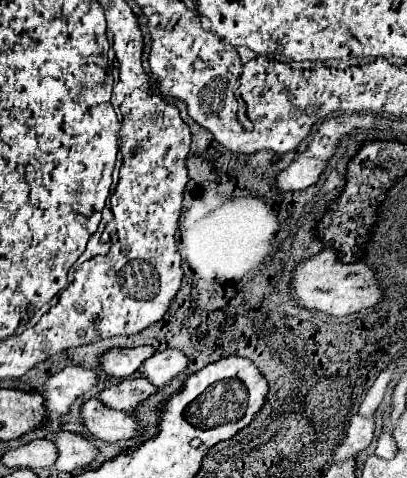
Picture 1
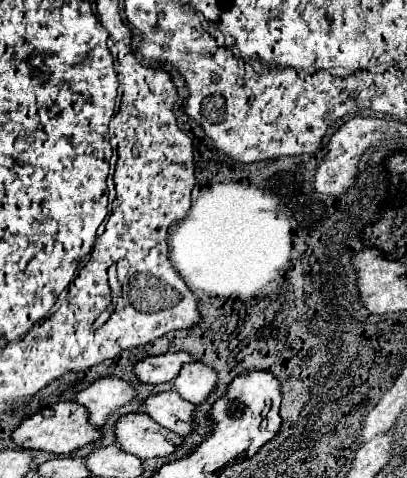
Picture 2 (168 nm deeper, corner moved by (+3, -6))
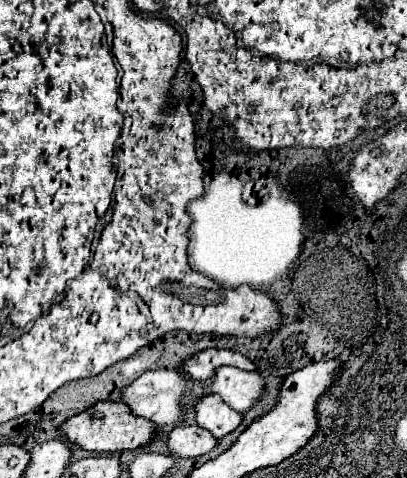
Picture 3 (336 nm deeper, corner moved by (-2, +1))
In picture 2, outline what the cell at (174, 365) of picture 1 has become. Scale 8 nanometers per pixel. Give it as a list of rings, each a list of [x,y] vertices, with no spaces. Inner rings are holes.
[[[187,363],[179,377],[173,381],[175,391],[185,397],[187,401],[199,405],[203,403],[217,387],[217,373],[215,369],[207,367],[205,363]]]

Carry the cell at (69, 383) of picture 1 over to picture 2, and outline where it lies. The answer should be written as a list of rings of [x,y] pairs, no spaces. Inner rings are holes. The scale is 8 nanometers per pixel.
[[[105,377],[105,379],[95,381],[87,389],[79,391],[75,395],[75,401],[79,405],[87,407],[91,423],[97,423],[99,427],[103,427],[111,419],[111,415],[119,407],[127,405],[135,395],[137,395],[137,391],[127,381],[115,379],[115,377]]]

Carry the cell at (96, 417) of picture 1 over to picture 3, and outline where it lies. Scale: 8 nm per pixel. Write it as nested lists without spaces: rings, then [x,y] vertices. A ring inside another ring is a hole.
[[[192,424],[172,428],[172,432],[168,432],[166,444],[170,452],[180,458],[196,458],[210,452],[216,446],[216,438],[208,430]]]

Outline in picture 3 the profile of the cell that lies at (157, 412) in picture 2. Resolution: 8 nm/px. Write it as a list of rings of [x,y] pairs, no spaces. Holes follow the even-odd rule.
[[[214,394],[198,398],[198,402],[194,404],[194,412],[196,412],[198,426],[210,430],[214,438],[222,438],[224,434],[232,432],[242,420],[242,416],[236,410],[228,408],[222,402],[222,398]]]

